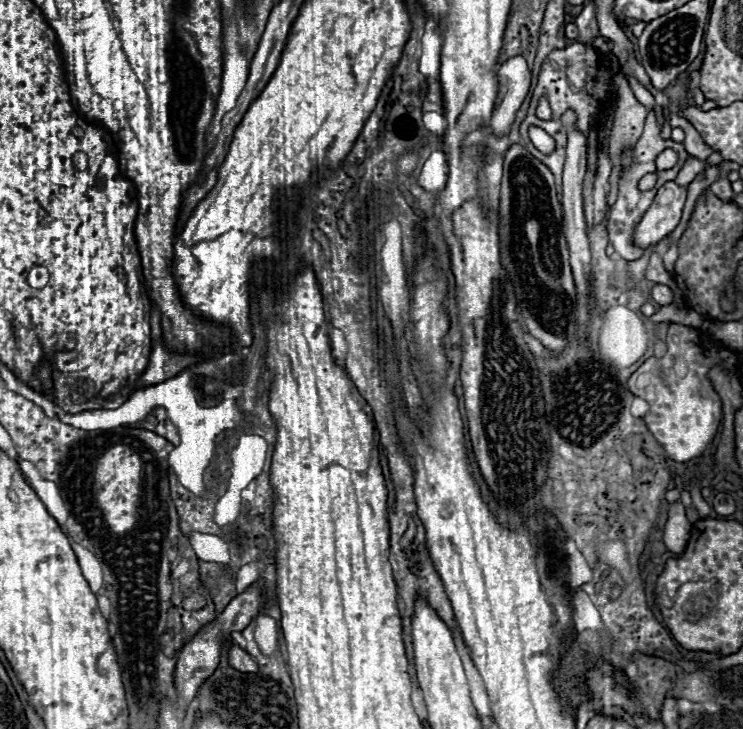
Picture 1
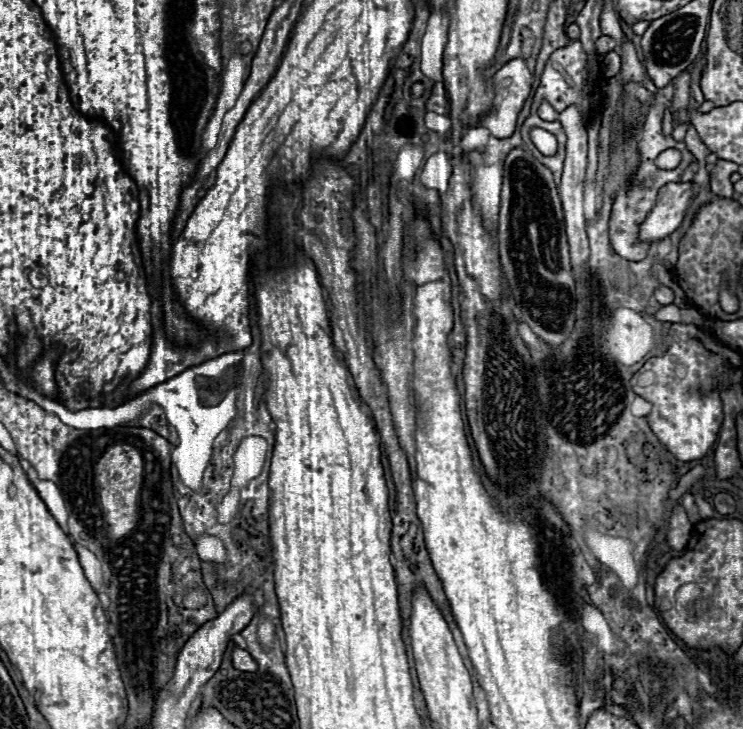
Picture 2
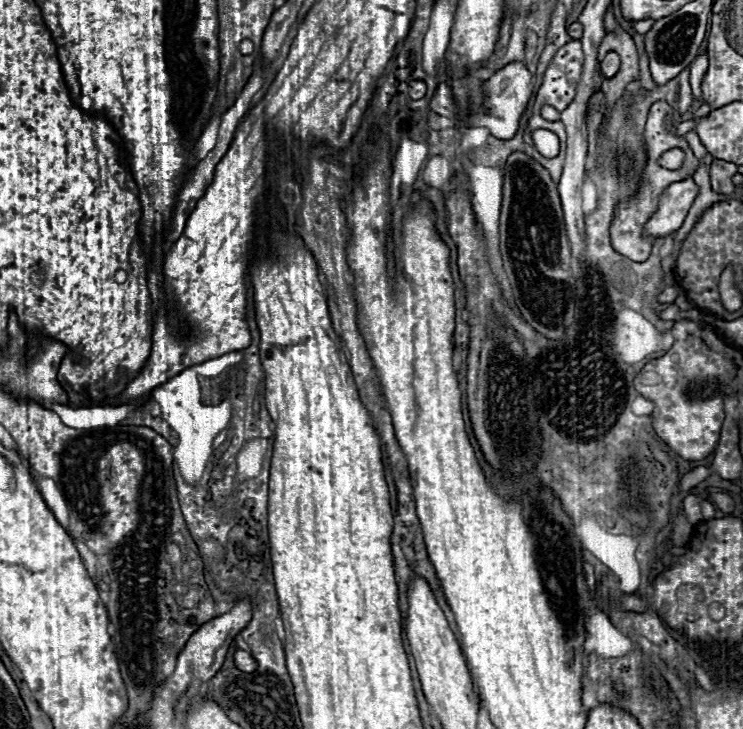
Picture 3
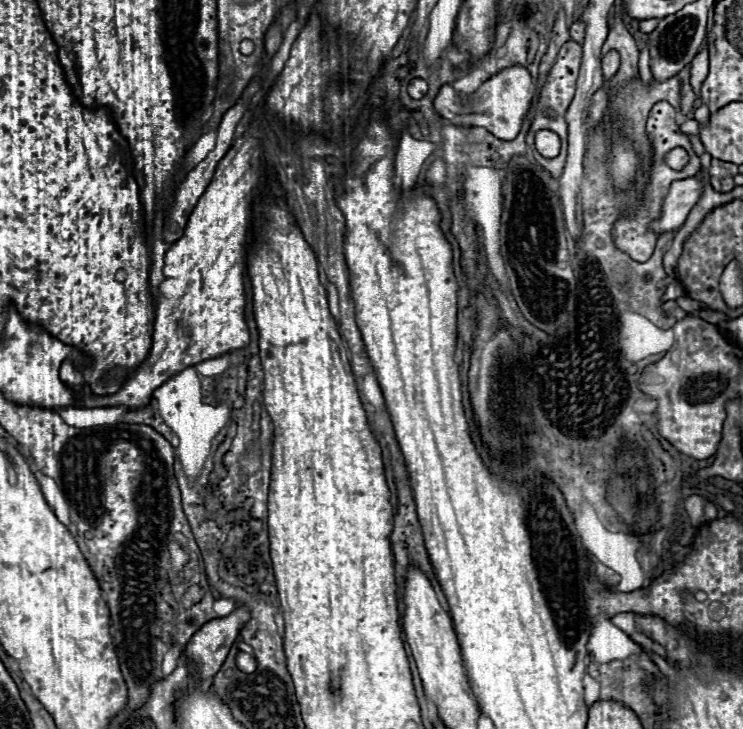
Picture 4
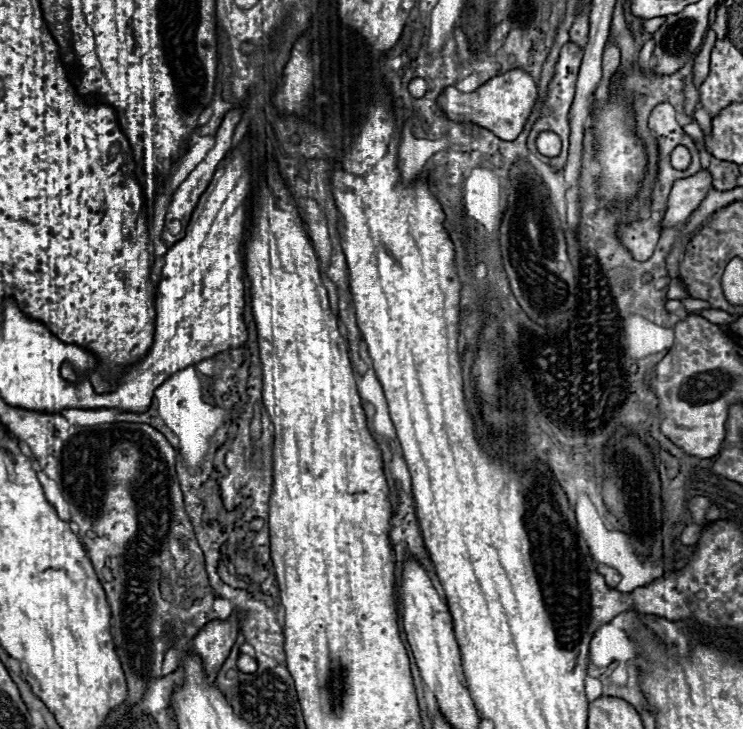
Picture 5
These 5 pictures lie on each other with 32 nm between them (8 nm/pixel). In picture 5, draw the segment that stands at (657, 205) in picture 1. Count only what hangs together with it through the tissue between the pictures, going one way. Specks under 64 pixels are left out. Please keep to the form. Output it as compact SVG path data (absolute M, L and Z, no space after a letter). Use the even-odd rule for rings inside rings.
M702 168L690 178L676 180L668 198L668 208L662 220L662 226L676 226L688 220L688 216L700 206L712 188L712 174Z

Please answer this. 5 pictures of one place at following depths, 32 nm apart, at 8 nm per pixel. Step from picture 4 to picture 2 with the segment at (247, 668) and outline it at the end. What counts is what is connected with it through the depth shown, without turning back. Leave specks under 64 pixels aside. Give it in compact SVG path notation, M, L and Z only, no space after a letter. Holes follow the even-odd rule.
M234 648L234 652L232 652L232 664L234 664L234 668L244 670L244 672L256 670L254 658L246 650L240 650L240 648Z

